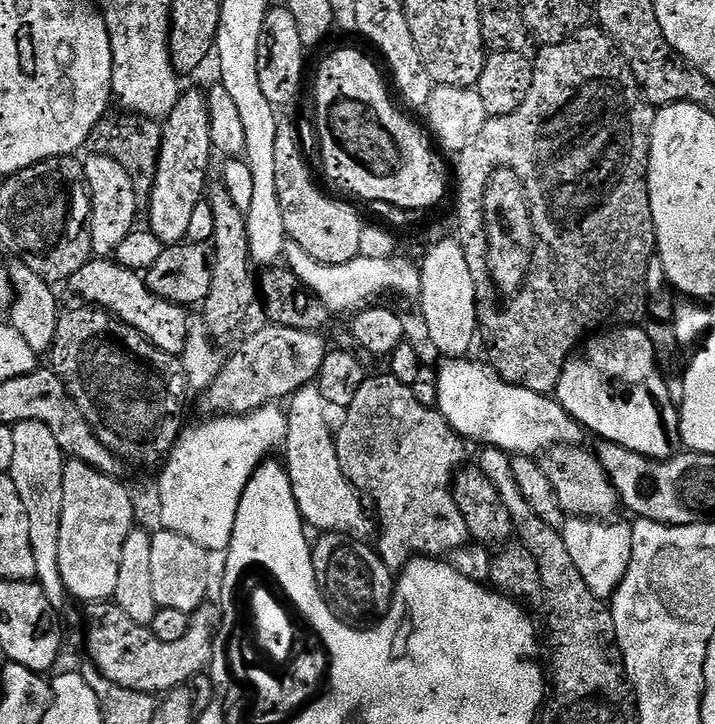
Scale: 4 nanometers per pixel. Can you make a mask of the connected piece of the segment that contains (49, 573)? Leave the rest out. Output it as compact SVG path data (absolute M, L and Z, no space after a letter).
M18 422L11 425L14 434L14 462L11 477L18 488L18 498L26 506L26 518L30 522L30 550L34 550L36 583L42 586L52 607L63 609L66 593L62 574L58 570L58 534L62 526L62 478L66 457L58 446L54 434L42 422Z

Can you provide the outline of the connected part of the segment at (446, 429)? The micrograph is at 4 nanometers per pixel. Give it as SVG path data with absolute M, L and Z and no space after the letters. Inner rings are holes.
M390 374L383 375L369 375L362 382L362 386L358 386L358 394L354 394L354 402L350 402L350 406L343 409L342 416L344 416L344 421L341 422L340 428L338 424L335 429L334 439L336 441L336 453L338 454L338 466L342 466L342 474L356 487L357 492L367 497L370 504L370 499L372 499L372 504L376 507L376 516L380 519L380 544L378 543L378 551L382 562L386 562L386 566L390 569L402 570L414 559L444 558L447 557L448 553L453 552L455 548L465 547L469 543L470 537L466 530L466 522L462 522L462 514L458 514L458 506L452 501L452 477L456 475L458 469L465 463L464 446L466 444L459 434L448 425L446 418L443 417L441 412L437 411L436 408L422 406L422 402L418 402L418 398L414 398L409 385L398 382L398 378L394 378Z

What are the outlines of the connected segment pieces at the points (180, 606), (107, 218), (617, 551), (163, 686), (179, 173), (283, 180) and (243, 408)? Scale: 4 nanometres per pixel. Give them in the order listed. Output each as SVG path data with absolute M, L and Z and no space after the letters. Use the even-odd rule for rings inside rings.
M167 530L159 531L152 532L152 545L150 546L150 571L156 607L182 610L189 614L195 613L203 605L200 603L208 596L210 554L205 548L198 546L198 542L182 534L174 534Z
M105 156L83 157L84 180L88 183L88 196L92 200L92 213L88 219L90 246L96 258L111 257L122 246L123 240L137 227L136 203L138 197L130 176L114 158Z
M568 518L565 519L564 527L562 529L562 535L566 542L566 550L570 550L570 558L574 558L574 566L578 566L578 574L582 574L582 582L586 582L586 586L596 595L600 600L607 601L616 592L616 587L622 582L622 578L626 574L628 569L628 563L630 562L630 550L632 549L632 530L626 523L624 524L612 524L616 522L605 522L604 520L590 520L587 518Z
M96 602L88 612L88 656L91 667L97 668L110 682L126 690L163 694L172 688L185 687L195 675L212 663L214 620L197 611L188 621L185 636L178 642L158 642L151 627L134 622L126 610L114 602Z
M192 88L181 91L178 102L170 114L163 117L162 142L156 163L156 177L152 193L146 197L148 204L147 227L159 238L161 244L171 246L188 240L190 217L194 206L198 206L206 196L209 183L208 163L214 157L210 138L210 118L208 117L208 98L203 91Z
M286 118L278 119L278 135L274 141L274 183L278 185L278 206L282 206L282 222L291 243L302 246L310 258L320 264L345 264L359 256L358 241L362 238L365 221L348 204L331 200L316 189L316 180L304 161L300 136Z
M270 323L263 327L241 342L240 349L221 363L220 373L209 388L199 393L200 404L208 414L244 416L256 408L287 401L297 390L313 383L322 370L322 362L329 349L324 345L320 332L290 330Z

